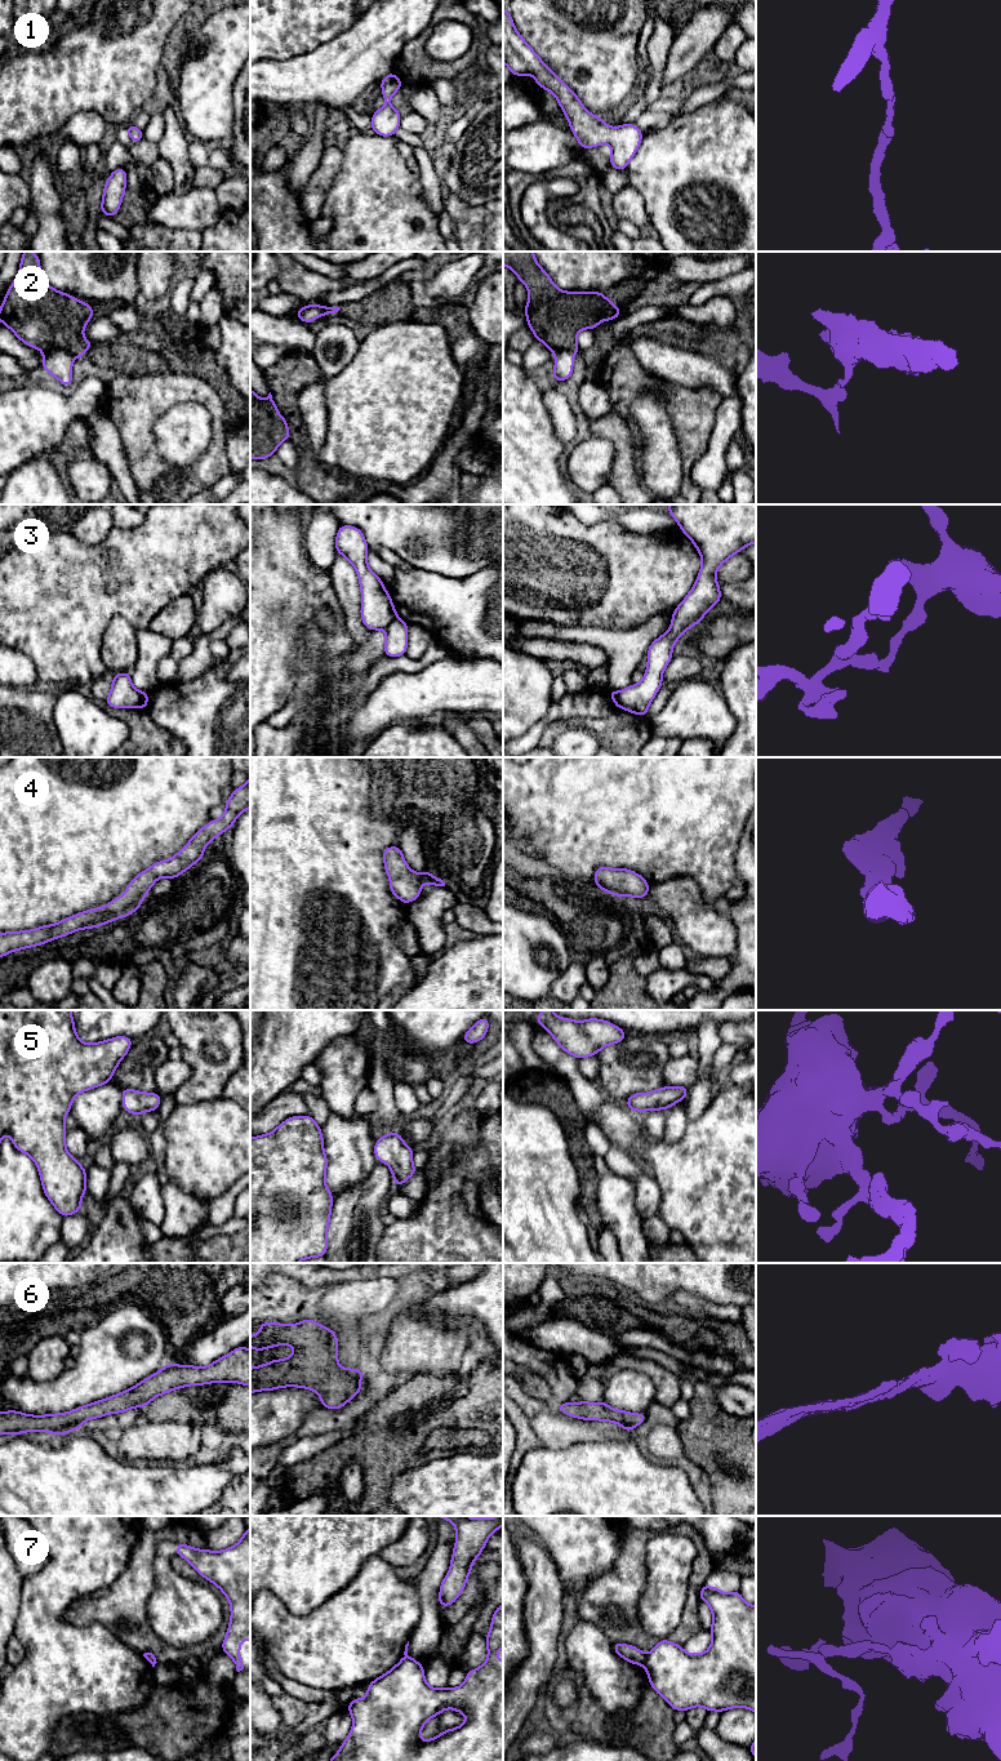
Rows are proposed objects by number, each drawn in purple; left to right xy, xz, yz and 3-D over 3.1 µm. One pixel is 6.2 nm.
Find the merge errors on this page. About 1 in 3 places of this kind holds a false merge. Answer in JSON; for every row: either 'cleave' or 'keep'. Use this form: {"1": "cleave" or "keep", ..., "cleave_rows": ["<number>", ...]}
{"1": "keep", "2": "keep", "3": "cleave", "4": "keep", "5": "keep", "6": "keep", "7": "cleave", "cleave_rows": ["3", "7"]}

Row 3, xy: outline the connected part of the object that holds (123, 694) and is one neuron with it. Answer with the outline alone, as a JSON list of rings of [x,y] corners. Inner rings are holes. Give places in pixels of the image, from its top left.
[[[129,672],[112,676],[112,688],[104,703],[112,708],[142,708],[142,691],[133,686]]]

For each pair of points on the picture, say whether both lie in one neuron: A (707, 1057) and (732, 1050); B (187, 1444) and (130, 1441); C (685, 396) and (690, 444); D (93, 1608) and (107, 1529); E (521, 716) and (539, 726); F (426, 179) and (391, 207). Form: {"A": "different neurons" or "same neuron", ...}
{"A": "different neurons", "B": "same neuron", "C": "same neuron", "D": "different neurons", "E": "different neurons", "F": "different neurons"}

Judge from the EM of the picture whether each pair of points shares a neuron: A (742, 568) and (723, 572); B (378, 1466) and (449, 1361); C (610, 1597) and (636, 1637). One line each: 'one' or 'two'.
A: one
B: two
C: one

